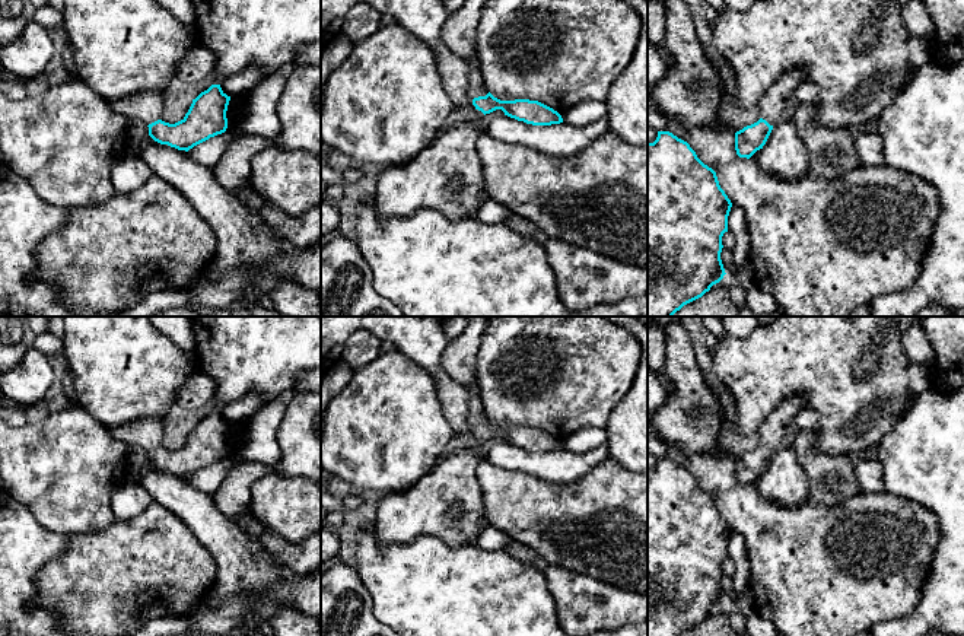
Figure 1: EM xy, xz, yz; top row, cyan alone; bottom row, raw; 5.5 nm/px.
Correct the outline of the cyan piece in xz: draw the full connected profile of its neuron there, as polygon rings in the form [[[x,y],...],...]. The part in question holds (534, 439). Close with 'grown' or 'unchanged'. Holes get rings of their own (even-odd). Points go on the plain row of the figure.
[[[490,419],[486,423],[473,426],[473,432],[456,439],[458,443],[481,446],[486,441],[502,436],[505,442],[532,452],[551,452],[563,449],[561,442],[553,435],[529,426],[500,427]]]; grown

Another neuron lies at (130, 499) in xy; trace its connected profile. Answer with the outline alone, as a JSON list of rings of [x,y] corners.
[[[127,480],[111,499],[115,521],[130,521],[143,512],[152,502],[149,493],[136,481]]]

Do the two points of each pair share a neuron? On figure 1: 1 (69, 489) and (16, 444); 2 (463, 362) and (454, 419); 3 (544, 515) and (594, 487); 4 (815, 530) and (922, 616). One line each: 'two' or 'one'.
1: one
2: two
3: one
4: two

